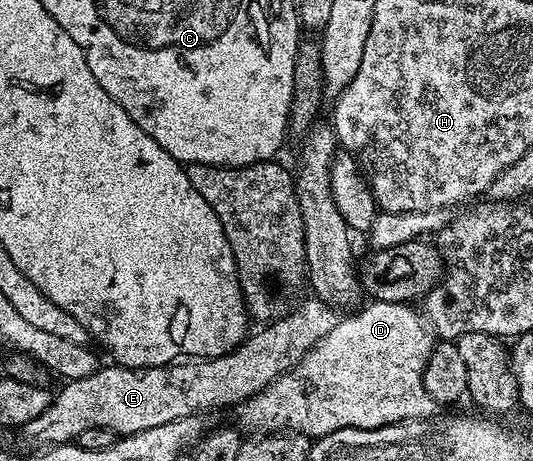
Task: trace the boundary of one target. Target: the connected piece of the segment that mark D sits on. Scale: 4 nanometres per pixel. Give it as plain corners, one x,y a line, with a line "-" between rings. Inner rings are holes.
373,300
367,304
346,315
349,316
346,320
345,317
338,319
335,330
320,340
291,371
272,380
250,400
243,401
239,405
240,427
253,428
249,430
257,434
291,431
320,438
344,428
381,428
385,424
422,420
434,415
439,406
423,386
423,370
429,361
435,336
427,327
422,313
418,309
416,312
412,303

